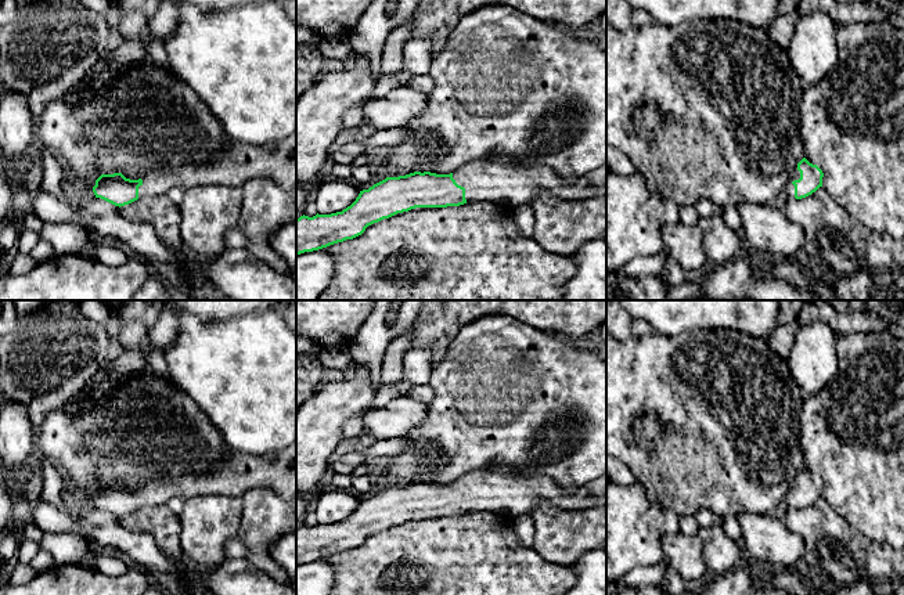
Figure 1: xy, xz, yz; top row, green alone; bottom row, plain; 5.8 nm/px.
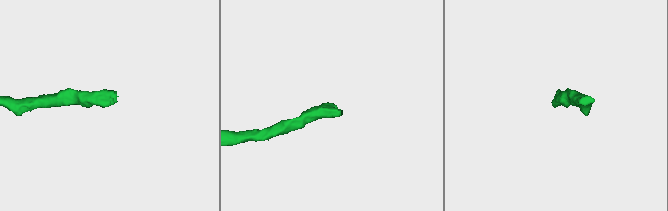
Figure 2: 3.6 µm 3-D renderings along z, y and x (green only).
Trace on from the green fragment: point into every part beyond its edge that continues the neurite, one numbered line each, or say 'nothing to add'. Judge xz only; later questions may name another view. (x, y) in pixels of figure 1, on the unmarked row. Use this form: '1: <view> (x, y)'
1: xz (496, 491)

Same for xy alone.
1: xy (277, 471)

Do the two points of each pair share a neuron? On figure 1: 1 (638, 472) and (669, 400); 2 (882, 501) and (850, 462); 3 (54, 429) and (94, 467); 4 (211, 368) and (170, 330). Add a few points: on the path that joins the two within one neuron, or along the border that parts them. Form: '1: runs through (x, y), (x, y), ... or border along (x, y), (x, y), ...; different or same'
1: runs through (634, 450), (633, 417), (647, 403); same
2: runs through (879, 491), (860, 472); same
3: runs through (64, 439), (85, 457); same
4: border along (206, 321), (182, 316), (177, 339), (162, 352); different

